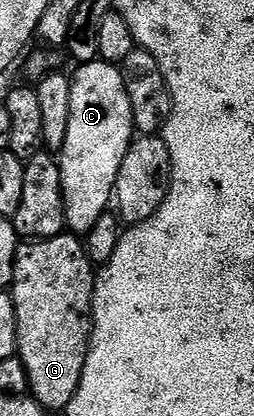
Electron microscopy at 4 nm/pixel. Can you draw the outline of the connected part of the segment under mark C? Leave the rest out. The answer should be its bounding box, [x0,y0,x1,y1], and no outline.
[58,60,136,234]

